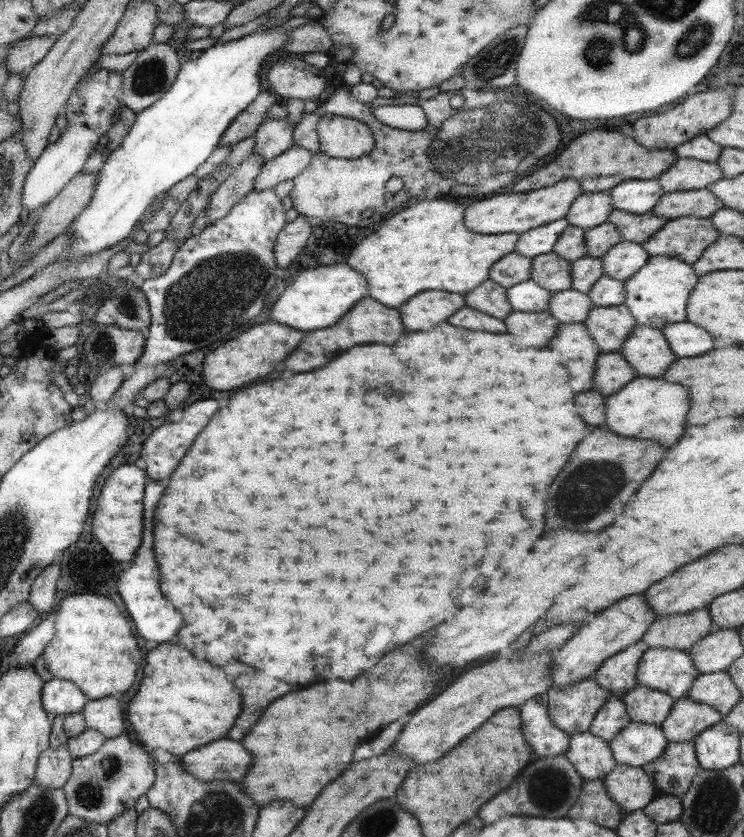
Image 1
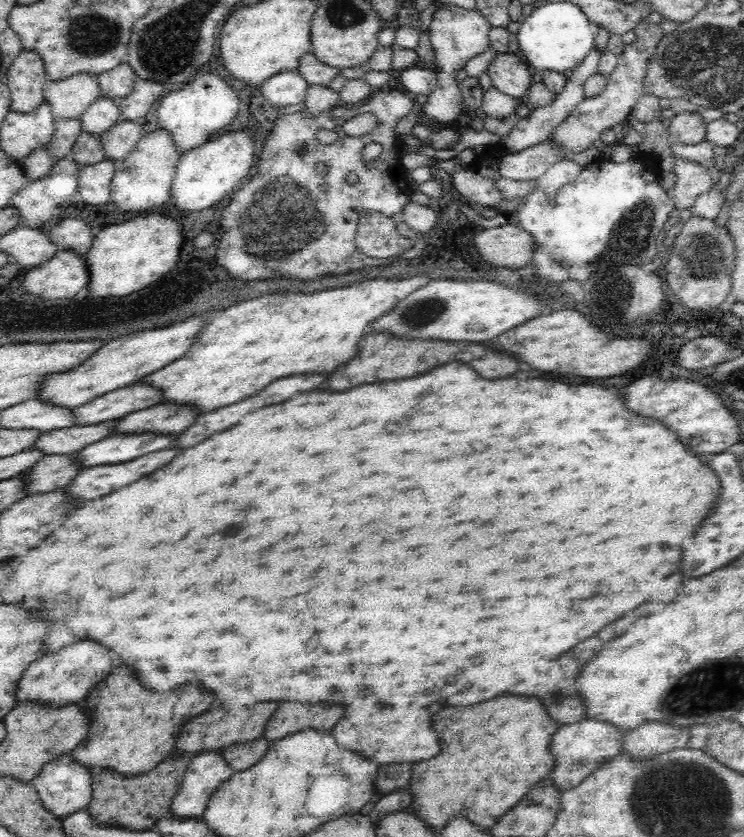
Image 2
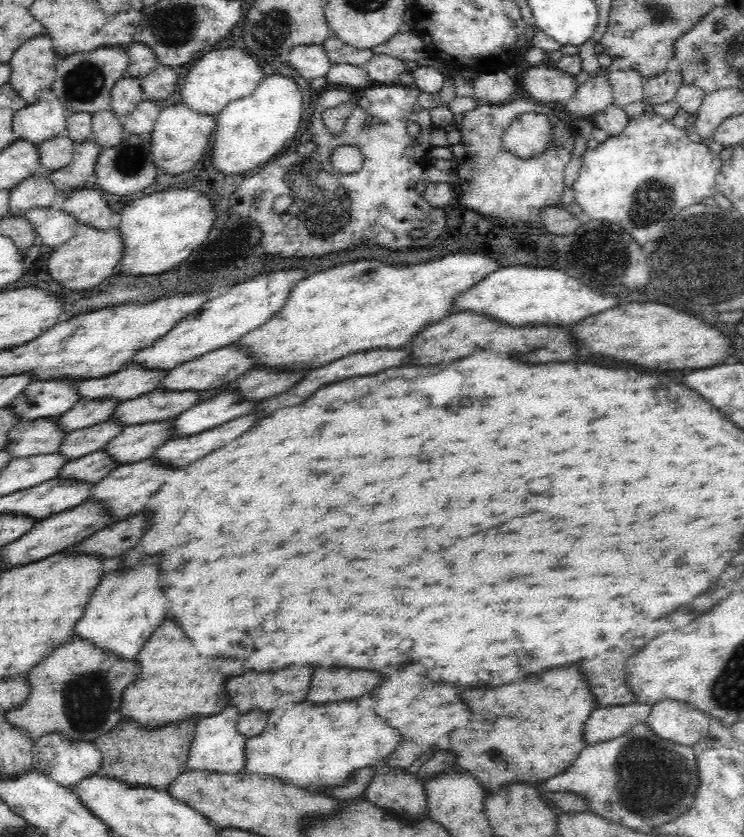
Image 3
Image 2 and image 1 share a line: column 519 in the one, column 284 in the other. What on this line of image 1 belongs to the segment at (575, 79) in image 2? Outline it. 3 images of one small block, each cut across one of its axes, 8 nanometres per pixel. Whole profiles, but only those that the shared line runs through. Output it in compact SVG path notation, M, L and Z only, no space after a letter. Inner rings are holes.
M284 118L261 120L253 132L253 153L263 158L263 162L271 160L273 156L279 156L292 146L292 132L293 127Z

